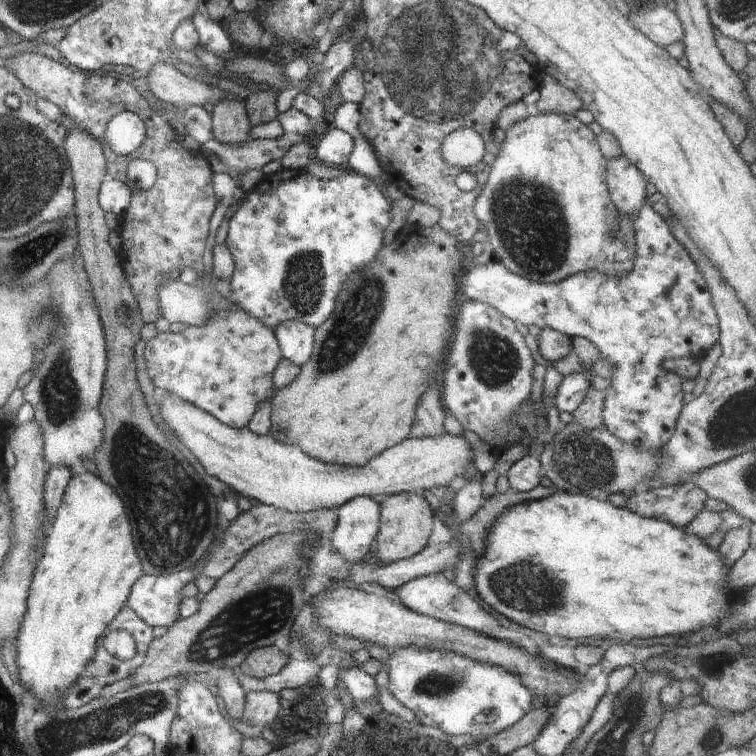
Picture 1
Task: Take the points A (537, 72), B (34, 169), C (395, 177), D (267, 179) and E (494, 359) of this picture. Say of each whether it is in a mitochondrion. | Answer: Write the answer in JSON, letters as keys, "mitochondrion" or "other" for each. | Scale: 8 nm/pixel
{"A":"other","B":"mitochondrion","C":"other","D":"other","E":"mitochondrion"}

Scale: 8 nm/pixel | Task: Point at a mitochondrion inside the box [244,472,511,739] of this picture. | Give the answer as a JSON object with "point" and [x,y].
{"point":[442,685]}

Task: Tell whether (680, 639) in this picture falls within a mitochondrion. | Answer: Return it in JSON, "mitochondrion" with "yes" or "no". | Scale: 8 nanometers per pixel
{"mitochondrion":"no"}

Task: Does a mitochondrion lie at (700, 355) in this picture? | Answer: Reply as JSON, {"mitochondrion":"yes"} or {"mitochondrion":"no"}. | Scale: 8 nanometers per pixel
{"mitochondrion":"no"}

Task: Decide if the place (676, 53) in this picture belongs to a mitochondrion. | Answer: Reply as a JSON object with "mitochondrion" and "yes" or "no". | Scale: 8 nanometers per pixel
{"mitochondrion":"no"}

